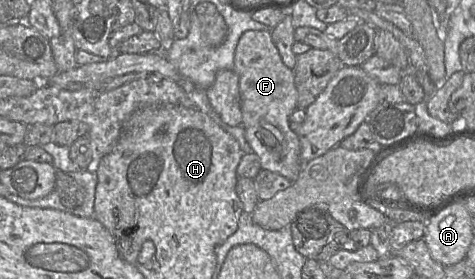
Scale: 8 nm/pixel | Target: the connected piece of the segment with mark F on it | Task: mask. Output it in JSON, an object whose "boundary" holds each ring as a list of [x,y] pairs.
{"boundary":[[[245,31],[236,46],[234,69],[239,77],[242,126],[245,138],[260,159],[261,168],[276,172],[291,182],[302,169],[300,141],[289,127],[289,116],[297,108],[294,71],[282,61],[270,31]]]}

